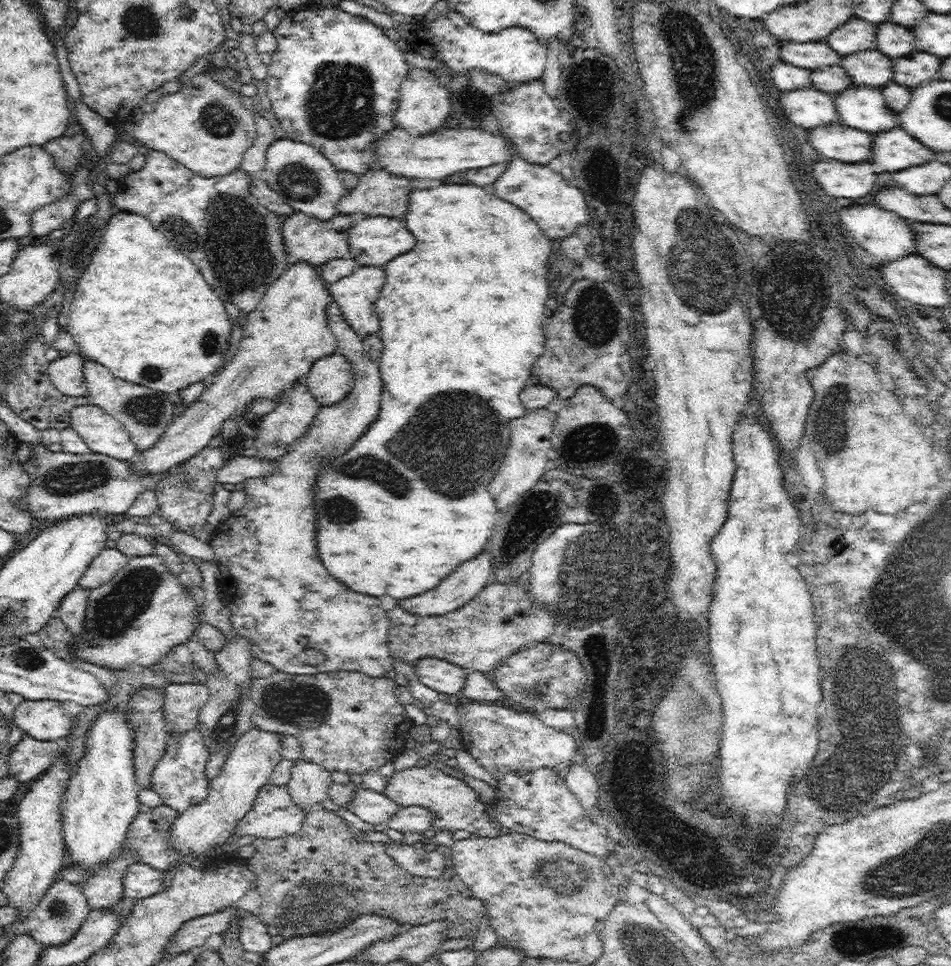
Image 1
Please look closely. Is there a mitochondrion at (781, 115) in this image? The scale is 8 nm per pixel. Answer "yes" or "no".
no

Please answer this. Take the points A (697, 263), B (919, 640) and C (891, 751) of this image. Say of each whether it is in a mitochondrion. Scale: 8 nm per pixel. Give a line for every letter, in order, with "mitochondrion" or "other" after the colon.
A: mitochondrion
B: mitochondrion
C: mitochondrion

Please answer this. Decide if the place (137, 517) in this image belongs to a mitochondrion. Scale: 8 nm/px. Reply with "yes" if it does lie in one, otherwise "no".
no

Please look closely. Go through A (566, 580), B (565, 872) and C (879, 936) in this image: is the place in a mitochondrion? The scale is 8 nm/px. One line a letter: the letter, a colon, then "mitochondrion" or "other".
A: mitochondrion
B: mitochondrion
C: mitochondrion

